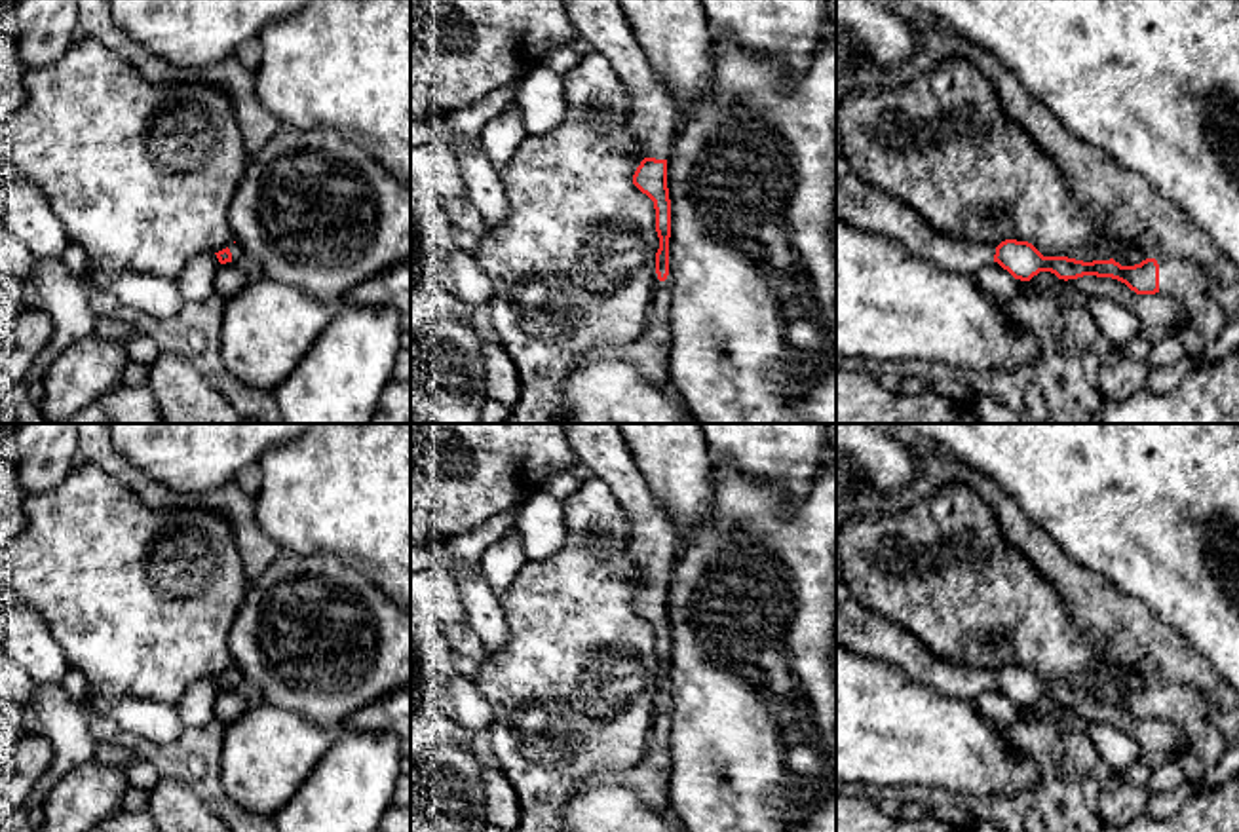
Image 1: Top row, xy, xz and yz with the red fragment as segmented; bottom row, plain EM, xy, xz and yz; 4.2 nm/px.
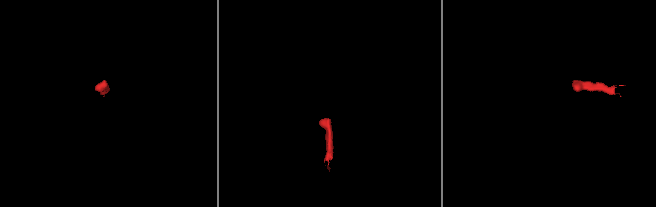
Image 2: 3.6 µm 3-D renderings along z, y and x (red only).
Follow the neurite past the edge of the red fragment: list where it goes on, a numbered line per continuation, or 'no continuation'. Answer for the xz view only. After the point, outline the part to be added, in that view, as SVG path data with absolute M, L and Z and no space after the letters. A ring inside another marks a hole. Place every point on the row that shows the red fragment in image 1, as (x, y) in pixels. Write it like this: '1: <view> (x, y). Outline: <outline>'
1: xz (652, 116). Outline: M561 0L574 40L604 55L629 93L627 125L646 158L667 160L680 116L669 87L654 72L620 0Z

